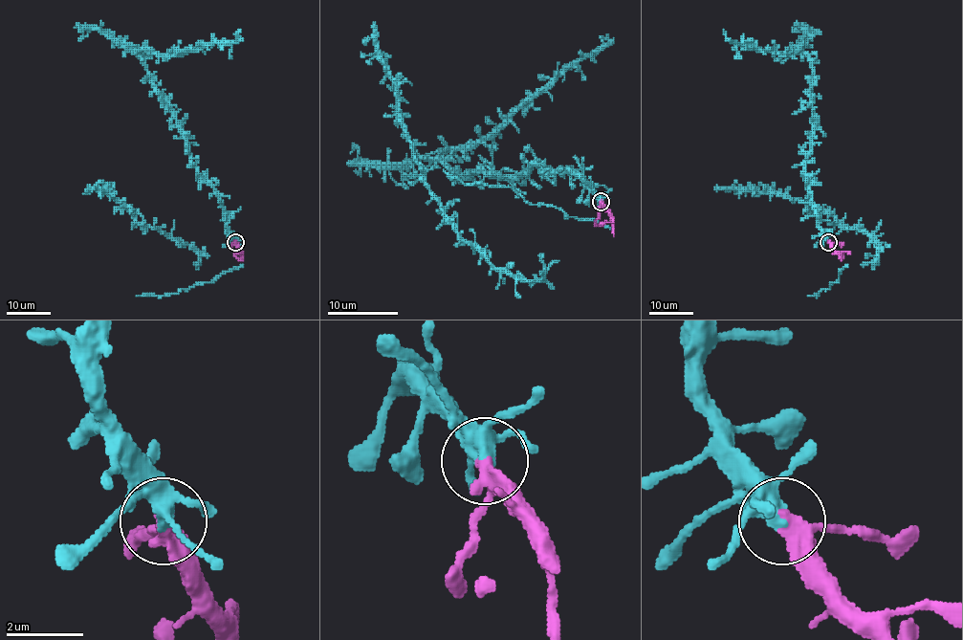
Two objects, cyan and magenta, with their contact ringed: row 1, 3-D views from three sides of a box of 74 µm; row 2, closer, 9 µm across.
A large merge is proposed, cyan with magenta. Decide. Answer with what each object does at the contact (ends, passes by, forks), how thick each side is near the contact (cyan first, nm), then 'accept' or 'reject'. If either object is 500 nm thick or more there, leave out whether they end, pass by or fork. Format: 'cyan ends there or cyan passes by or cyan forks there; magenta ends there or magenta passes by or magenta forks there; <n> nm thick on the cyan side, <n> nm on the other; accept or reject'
cyan forks there; magenta passes by; 300 nm thick on the cyan side, 360 nm on the other; accept

